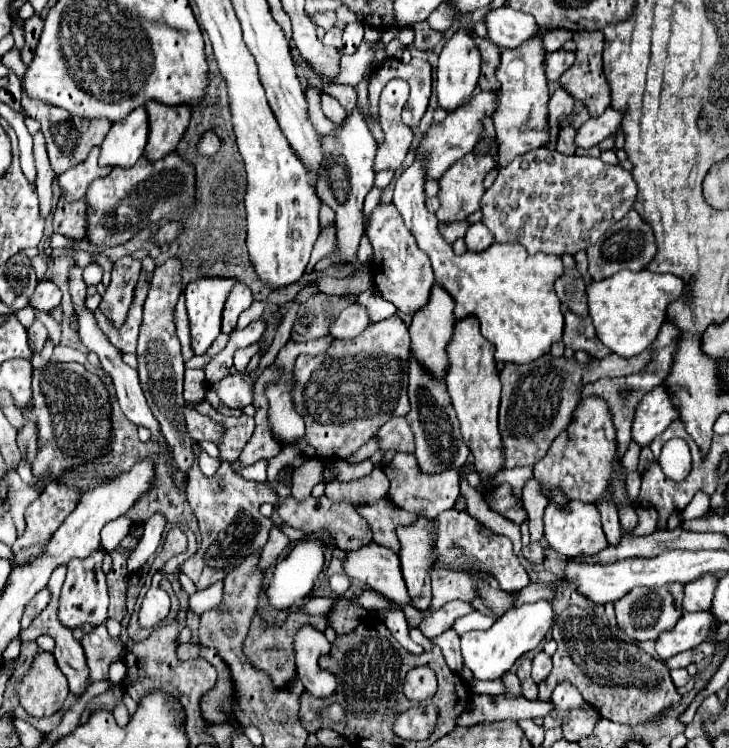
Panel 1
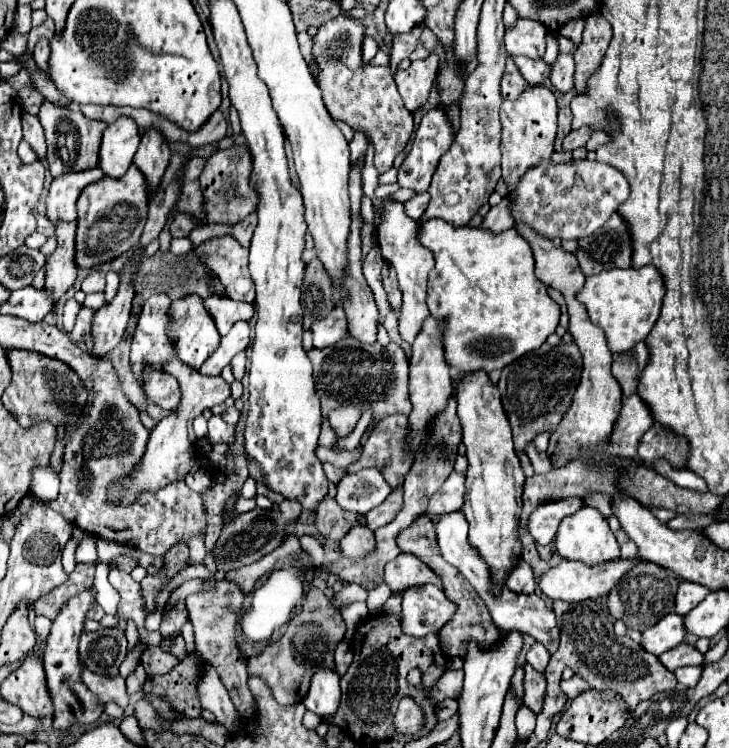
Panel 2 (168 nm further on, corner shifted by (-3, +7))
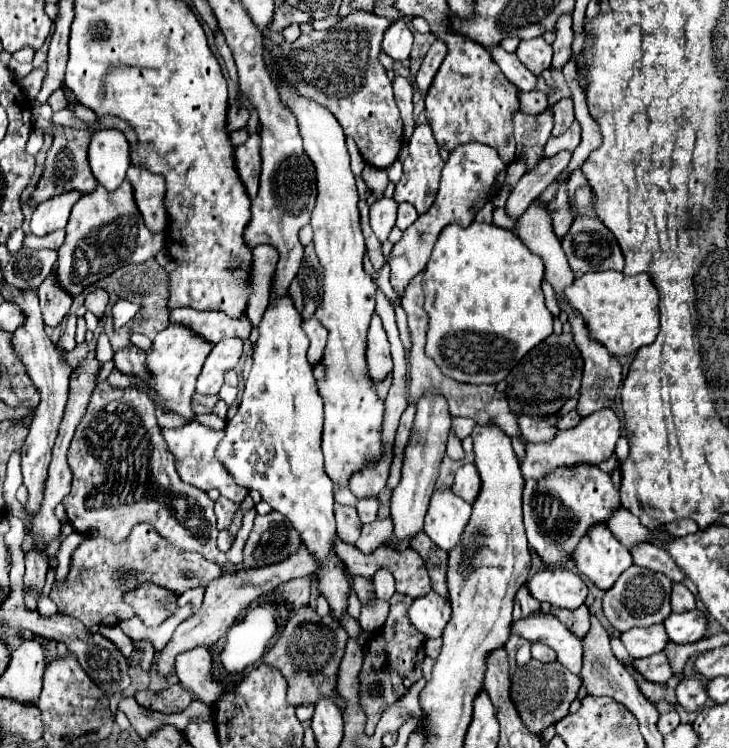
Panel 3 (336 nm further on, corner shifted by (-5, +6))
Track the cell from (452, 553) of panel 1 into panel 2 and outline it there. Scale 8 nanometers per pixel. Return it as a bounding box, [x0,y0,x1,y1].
[505,556,537,594]

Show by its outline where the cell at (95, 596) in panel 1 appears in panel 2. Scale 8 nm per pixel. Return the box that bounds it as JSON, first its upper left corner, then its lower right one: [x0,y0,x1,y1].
[43,588,103,732]

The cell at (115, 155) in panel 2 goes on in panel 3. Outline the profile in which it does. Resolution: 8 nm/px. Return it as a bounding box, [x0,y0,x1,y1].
[87,129,131,191]

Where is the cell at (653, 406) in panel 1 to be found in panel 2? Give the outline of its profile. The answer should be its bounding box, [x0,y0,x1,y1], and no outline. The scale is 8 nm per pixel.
[607,394,653,458]

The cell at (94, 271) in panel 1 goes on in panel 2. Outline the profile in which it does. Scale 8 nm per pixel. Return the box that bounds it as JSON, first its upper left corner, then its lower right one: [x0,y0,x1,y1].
[81,270,105,294]

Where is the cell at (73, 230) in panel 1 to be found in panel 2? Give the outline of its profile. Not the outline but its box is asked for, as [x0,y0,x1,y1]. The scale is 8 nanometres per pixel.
[45,222,77,302]

